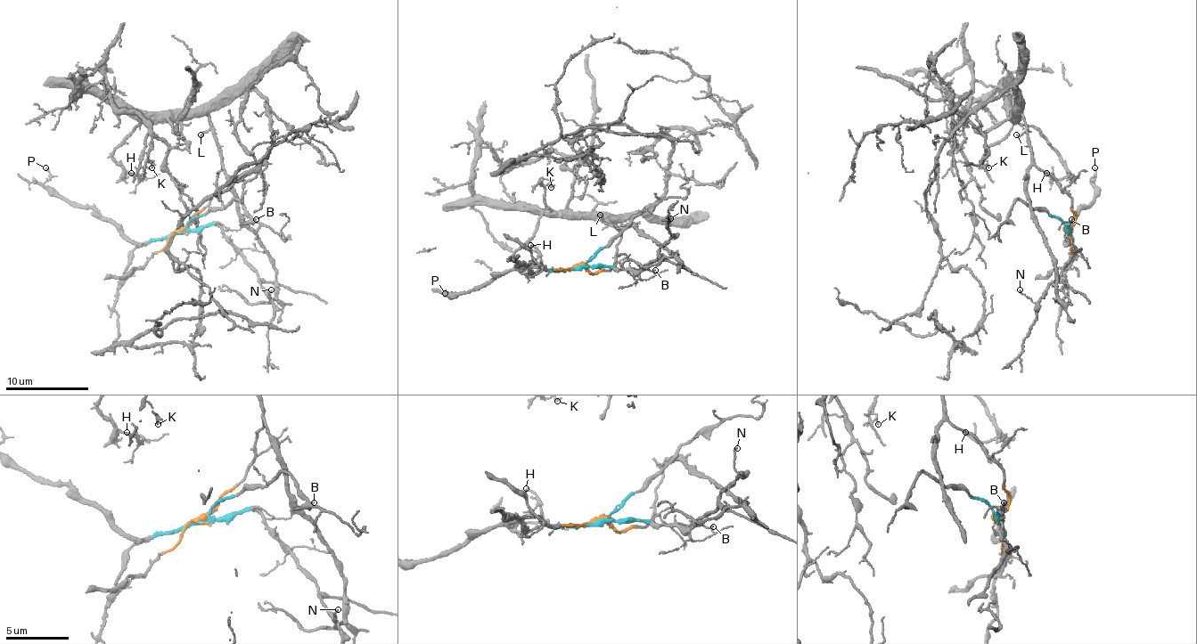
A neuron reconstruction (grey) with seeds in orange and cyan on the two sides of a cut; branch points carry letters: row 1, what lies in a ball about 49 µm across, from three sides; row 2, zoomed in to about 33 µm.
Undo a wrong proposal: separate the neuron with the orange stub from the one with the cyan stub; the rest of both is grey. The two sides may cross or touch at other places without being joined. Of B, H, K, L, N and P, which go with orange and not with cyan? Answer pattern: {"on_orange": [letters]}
{"on_orange": ["H", "K", "L"]}

